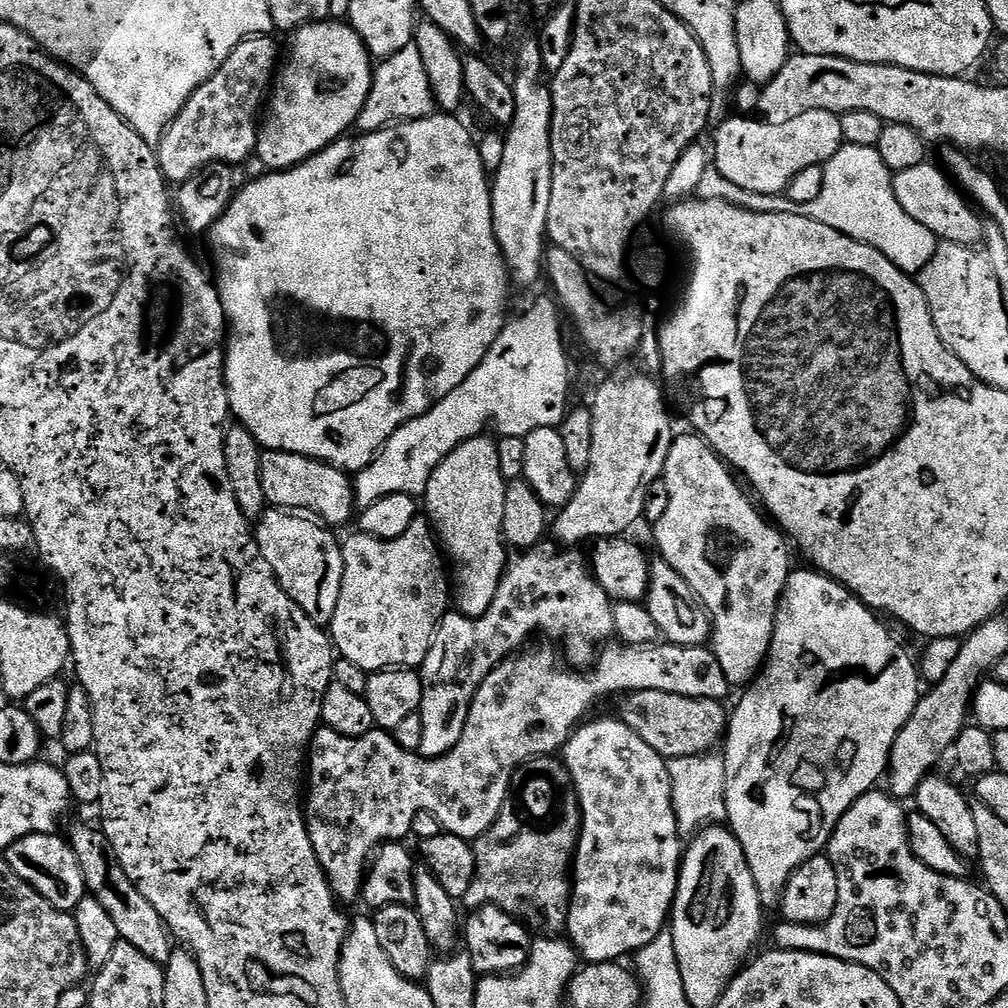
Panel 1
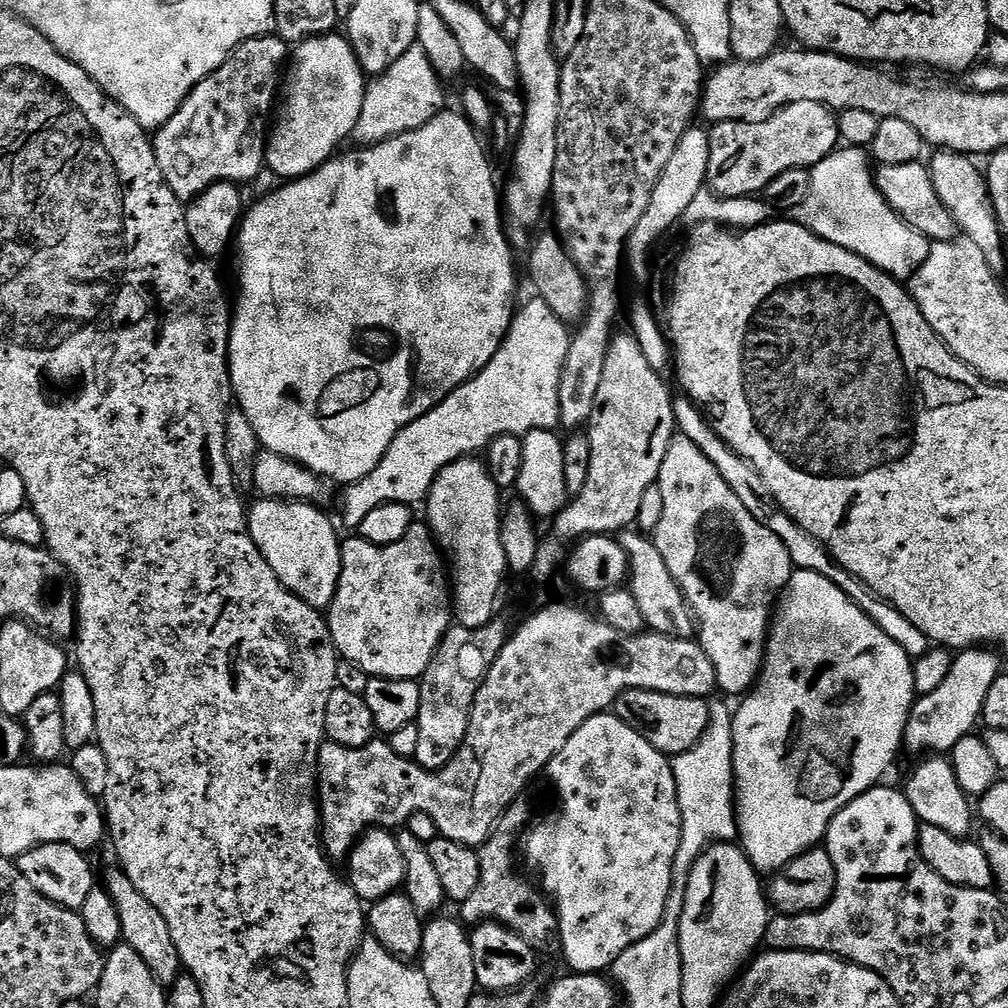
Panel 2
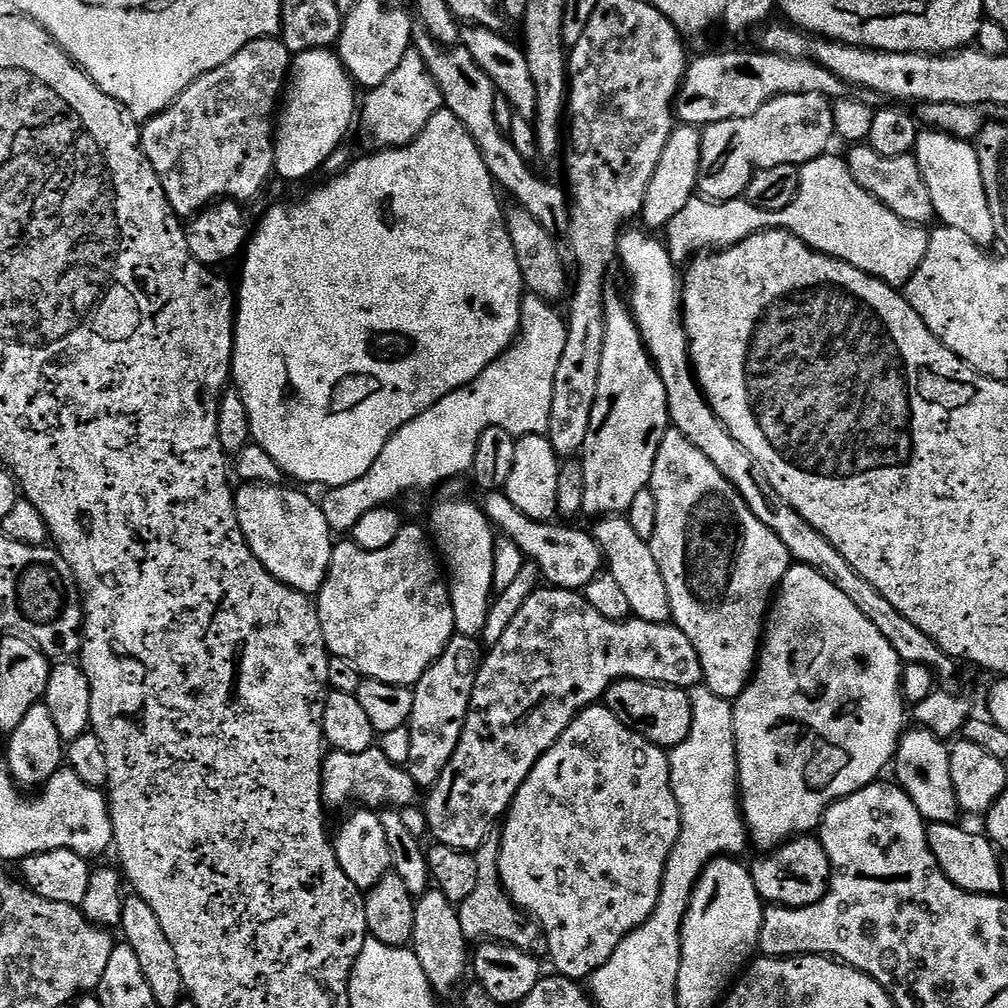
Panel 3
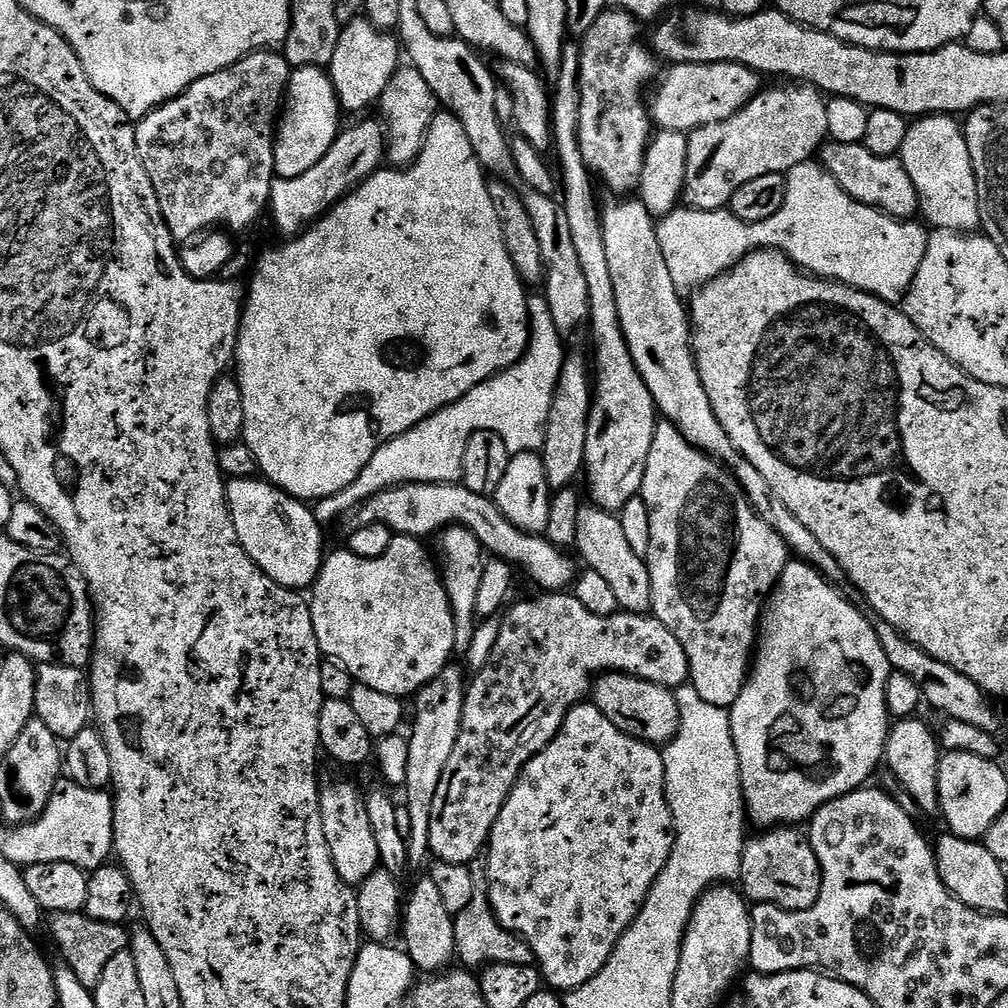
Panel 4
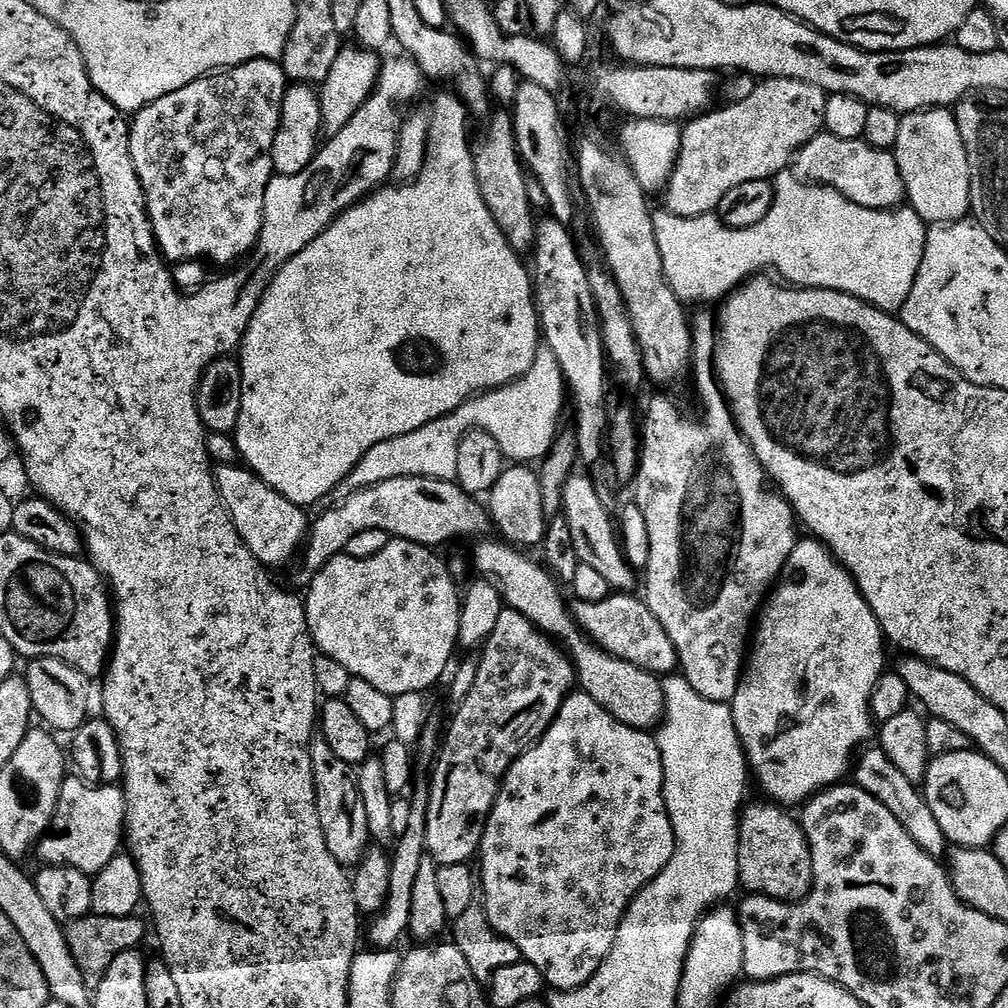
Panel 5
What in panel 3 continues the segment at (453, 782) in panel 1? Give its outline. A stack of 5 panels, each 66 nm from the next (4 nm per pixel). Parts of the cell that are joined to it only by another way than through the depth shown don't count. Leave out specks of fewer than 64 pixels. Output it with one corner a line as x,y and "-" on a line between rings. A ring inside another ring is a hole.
373,746
362,754
331,751
320,772
320,794
329,809
340,808
347,800
357,800
357,805
371,810
384,810
389,806
403,810
415,801
412,799
418,795
418,789
407,770
390,763
385,752

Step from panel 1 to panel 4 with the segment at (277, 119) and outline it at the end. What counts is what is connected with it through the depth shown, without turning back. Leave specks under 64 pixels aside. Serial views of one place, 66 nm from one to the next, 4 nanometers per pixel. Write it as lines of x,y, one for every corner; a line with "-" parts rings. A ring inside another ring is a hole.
323,67
292,68
274,137
275,175
279,178
298,178
298,174
306,174
310,166
318,166
342,131
340,116
342,109
332,85
332,77
327,71

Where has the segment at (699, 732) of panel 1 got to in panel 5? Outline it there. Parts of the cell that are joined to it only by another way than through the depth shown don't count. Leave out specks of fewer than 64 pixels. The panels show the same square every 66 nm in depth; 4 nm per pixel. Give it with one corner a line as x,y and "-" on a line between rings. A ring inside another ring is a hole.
484,538
472,552
472,564
479,575
490,578
500,589
507,607
526,618
539,632
566,645
567,655
578,673
579,691
585,692
606,714
631,728
652,730
664,719
664,686
655,672
647,672
605,648
600,648
576,622
573,609
560,597
561,585
539,559
531,560
527,551
499,539

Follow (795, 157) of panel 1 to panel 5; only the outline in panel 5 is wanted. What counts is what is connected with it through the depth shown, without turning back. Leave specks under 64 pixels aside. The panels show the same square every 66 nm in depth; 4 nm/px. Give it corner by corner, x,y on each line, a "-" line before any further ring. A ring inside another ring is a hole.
764,78
757,83
750,98
689,119
682,128
681,152
662,192
663,207
682,218
706,216
719,209
722,198
726,198
726,193
734,190
734,186
742,186
742,182
772,180
793,163
796,153
806,142
824,132
827,101
826,93
813,84
790,78

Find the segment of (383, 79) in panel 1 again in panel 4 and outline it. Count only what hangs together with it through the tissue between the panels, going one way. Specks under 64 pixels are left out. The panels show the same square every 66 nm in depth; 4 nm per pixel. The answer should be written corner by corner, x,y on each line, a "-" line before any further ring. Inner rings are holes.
401,66
390,78
386,90
378,101
379,119
386,129
386,160
392,166
407,166
418,158
424,139
438,111
436,95
430,90
426,78
416,68

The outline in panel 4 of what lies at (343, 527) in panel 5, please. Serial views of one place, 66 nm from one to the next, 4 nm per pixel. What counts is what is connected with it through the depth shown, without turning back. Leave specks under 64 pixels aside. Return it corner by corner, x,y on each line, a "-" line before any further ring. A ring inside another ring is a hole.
460,482
400,484
397,488
387,488
361,504
354,513
354,519
357,525
385,524
393,533
417,538
425,538
431,532
439,533
449,526
466,527
493,557
507,560
519,571
521,568
545,593
567,589
578,576
578,567
564,553
567,551
561,545
549,540
547,535
523,532
514,526
514,522
510,522
510,518
506,518
491,495
474,493

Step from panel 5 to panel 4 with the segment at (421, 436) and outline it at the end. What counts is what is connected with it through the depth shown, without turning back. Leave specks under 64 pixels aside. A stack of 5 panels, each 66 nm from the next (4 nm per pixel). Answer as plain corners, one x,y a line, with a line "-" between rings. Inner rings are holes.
529,335
528,348
517,364
502,369
450,406
418,422
418,426
378,446
374,458
366,462
362,474
358,474
346,490
338,490
338,494
315,501
314,511
321,525
329,526
347,512
348,515
355,513
371,496
377,496
387,488
397,488
400,484
455,484
463,481
463,458
467,442
475,431
496,431
512,454
543,449
546,422
550,418
566,355
565,337
551,335

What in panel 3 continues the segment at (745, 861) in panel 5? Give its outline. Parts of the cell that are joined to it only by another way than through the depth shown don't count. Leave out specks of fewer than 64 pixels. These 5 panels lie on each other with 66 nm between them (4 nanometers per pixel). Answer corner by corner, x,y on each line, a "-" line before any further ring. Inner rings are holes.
815,835
798,836
769,851
750,871
761,900
781,908
809,908
828,892
832,867
826,850

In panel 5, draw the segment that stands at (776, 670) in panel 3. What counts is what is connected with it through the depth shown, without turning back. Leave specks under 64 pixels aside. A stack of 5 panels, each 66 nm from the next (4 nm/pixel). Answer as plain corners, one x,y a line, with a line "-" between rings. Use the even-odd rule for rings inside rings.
815,538
807,539
797,539
794,550
790,554
790,558
786,562
784,571
778,581
779,587
765,599
758,613
758,619
754,624
754,635
750,640
750,651
746,656
746,667
740,677
740,685
736,691
736,696
730,702
734,714
734,726
738,730
740,741
744,747
744,754
748,758
751,775
754,777
755,783
757,780
760,783
761,790
768,795
765,797
781,806
803,805
811,800
816,793
823,792
825,788
839,785
847,777
844,775
847,772
849,775
853,771
854,757
869,743
867,740
871,736
873,739
872,695
876,683
886,672
886,666
884,666
886,637
880,630
878,618
872,613
872,607
865,602
864,596
860,593
847,568
829,552
828,547

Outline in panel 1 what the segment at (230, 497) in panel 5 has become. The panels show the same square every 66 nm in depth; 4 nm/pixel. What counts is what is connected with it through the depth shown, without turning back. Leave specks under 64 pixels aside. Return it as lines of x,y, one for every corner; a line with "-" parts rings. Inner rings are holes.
269,507
264,515
254,524
254,535
258,546
262,550
262,558
274,570
276,581
282,586
282,590
292,601
305,612
305,614
321,626
331,625
334,618
334,610
338,607
338,594
342,590
342,574
344,573
344,553
342,544
331,536
329,529
323,523
309,518
304,514
297,514
292,510
277,507

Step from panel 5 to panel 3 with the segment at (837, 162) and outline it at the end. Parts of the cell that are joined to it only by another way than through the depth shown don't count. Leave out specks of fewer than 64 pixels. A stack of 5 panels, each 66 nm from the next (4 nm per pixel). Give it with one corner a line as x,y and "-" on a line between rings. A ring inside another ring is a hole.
852,146
847,151
848,169
850,174
854,174
854,182
858,182
858,186
862,186
862,190
870,193
880,204
885,204
899,220
905,220
907,224
928,226
928,223
933,223
934,213
930,194
926,190
924,179
918,170
915,155
886,158
867,146

